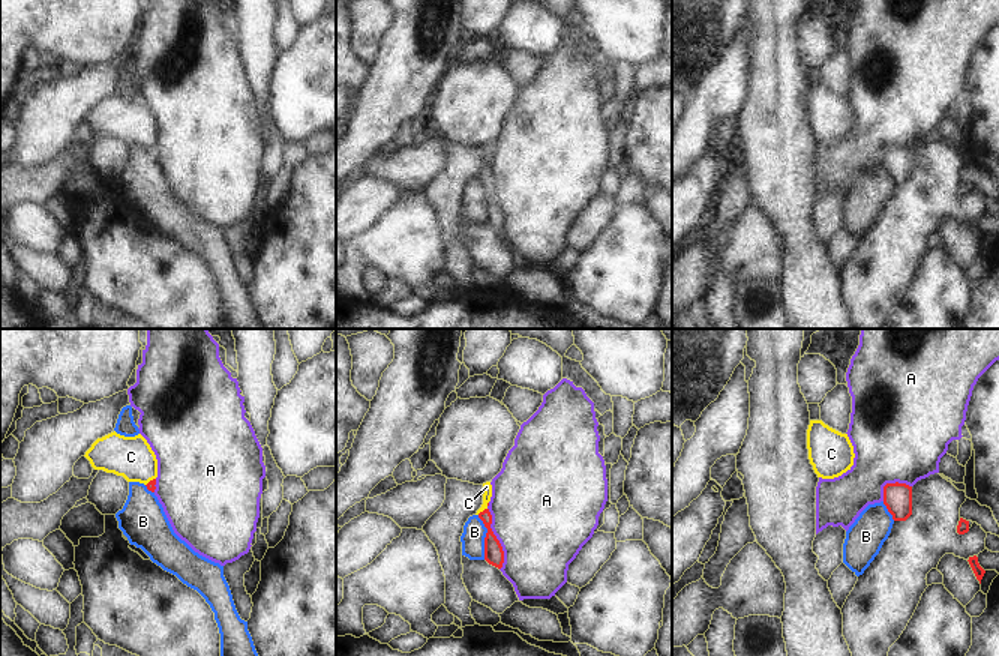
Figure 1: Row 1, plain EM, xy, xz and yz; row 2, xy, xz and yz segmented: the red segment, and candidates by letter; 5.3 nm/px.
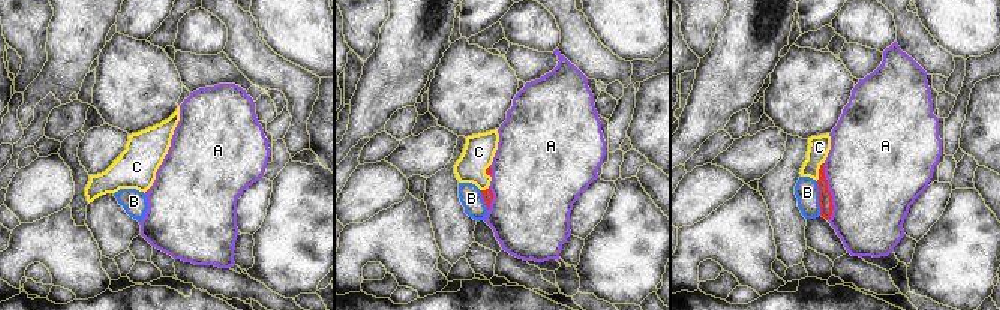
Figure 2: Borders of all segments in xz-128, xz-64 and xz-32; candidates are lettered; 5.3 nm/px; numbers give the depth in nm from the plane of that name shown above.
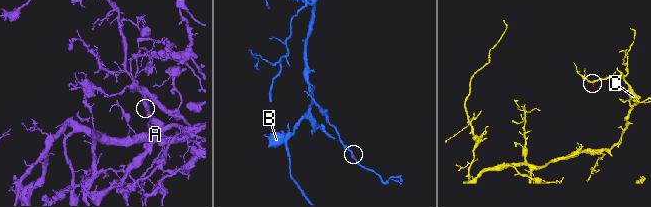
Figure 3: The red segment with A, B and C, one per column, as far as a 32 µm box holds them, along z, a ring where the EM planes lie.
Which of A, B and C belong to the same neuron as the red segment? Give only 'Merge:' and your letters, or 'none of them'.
Merge: C

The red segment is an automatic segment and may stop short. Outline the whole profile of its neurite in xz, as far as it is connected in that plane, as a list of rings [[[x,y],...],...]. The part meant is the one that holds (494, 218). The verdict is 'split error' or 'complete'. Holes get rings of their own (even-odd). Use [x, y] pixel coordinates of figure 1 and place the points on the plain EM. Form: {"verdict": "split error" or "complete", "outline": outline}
{"verdict": "split error", "outline": [[[490,146],[483,147],[483,168],[482,171],[477,174],[477,180],[483,185],[484,191],[488,192],[486,201],[484,201],[484,224],[501,233],[502,227],[504,227],[504,215],[502,210],[500,207],[500,204],[496,203],[496,200],[494,198],[490,188],[492,188],[492,179],[488,173],[488,167],[490,165],[492,161],[492,149]]]}

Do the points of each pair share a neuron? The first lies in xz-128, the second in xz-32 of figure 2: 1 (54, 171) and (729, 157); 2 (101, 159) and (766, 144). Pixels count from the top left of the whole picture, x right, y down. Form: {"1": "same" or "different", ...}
{"1": "different", "2": "same"}

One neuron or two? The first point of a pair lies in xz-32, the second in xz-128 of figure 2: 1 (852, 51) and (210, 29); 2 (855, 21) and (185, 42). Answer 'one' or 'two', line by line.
1: two
2: one

